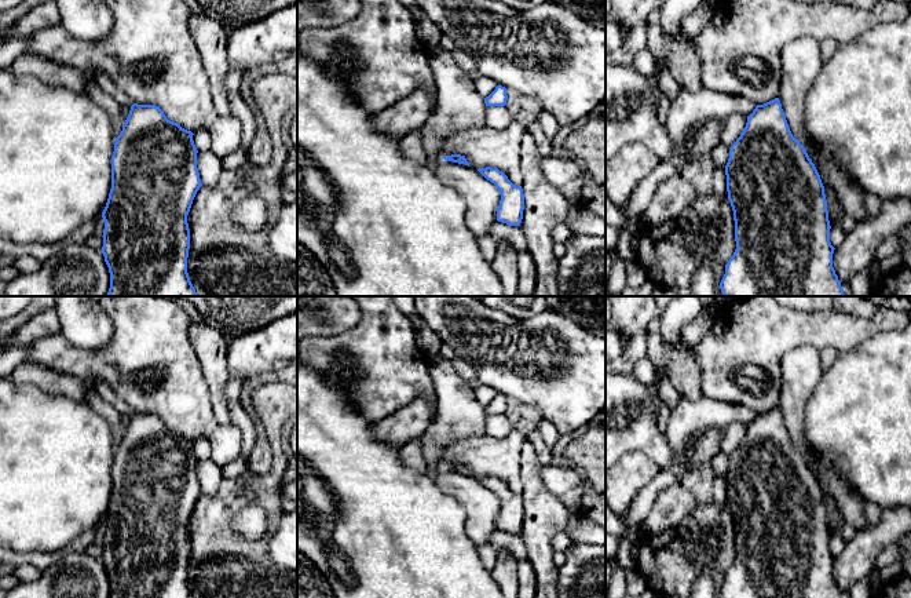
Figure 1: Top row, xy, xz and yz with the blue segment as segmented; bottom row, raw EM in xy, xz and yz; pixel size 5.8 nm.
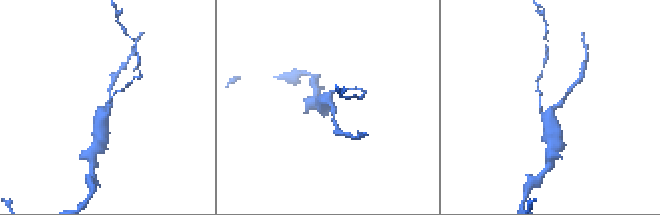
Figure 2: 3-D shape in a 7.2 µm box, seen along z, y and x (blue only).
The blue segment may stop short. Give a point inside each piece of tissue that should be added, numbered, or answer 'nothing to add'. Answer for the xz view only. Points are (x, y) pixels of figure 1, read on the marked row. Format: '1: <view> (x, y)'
nothing to add

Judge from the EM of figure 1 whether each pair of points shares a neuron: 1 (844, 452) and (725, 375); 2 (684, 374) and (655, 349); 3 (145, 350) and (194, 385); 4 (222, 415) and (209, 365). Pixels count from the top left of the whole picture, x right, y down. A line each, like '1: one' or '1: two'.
1: two
2: one
3: one
4: one

